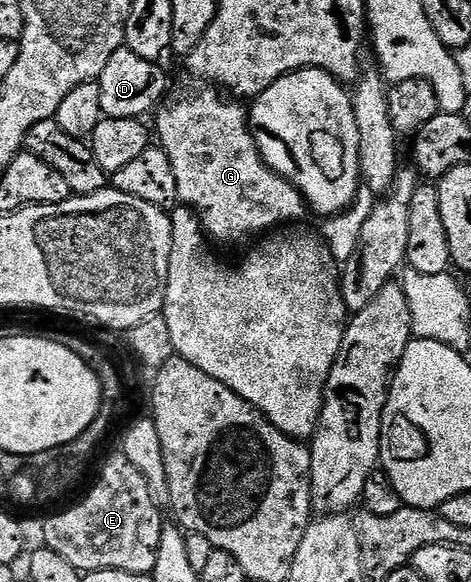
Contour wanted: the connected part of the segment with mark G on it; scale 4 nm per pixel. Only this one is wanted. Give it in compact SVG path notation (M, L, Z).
M200 86L197 92L174 101L169 108L161 107L155 113L154 136L160 139L157 140L158 146L166 158L170 158L170 166L174 169L177 201L183 207L191 208L200 220L201 229L220 244L240 244L281 226L299 225L296 223L306 219L310 213L310 205L299 190L260 159L260 150L254 143L254 132L250 127L249 109L240 104L243 103L229 98L215 86Z

